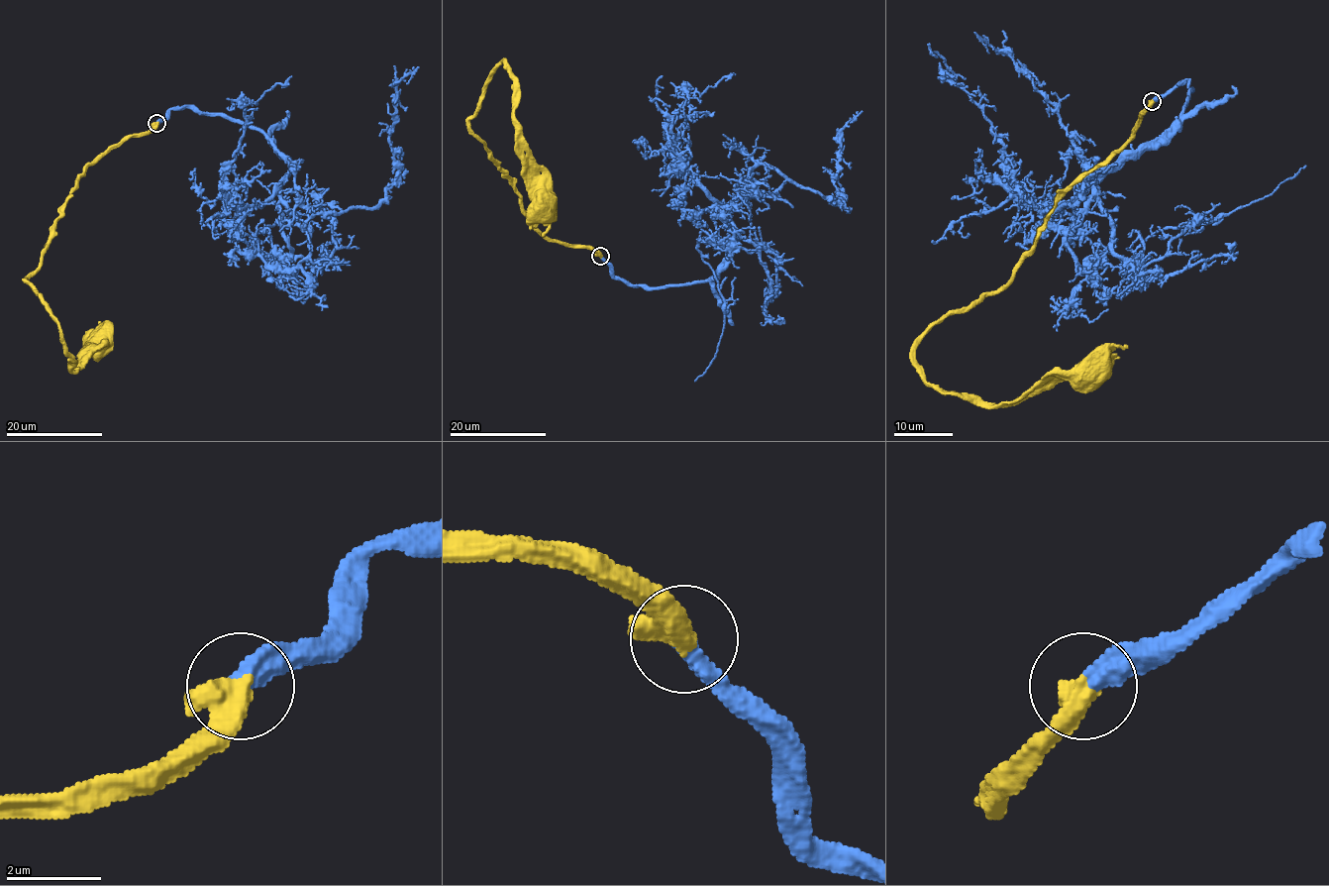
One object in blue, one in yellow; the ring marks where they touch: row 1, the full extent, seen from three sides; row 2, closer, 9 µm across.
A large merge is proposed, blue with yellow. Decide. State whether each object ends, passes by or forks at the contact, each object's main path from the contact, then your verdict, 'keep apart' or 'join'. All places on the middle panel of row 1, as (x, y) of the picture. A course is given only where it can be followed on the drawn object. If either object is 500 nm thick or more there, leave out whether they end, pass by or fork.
blue ends; yellow passes by; course blue (600, 257), (643, 287), (706, 281), (735, 241), (724, 210), (760, 165), (843, 198), (840, 136), (862, 110); course yellow (600, 255), (551, 241), (529, 221), (469, 129), (485, 80), (502, 62), (512, 73), (516, 147), (545, 201); join

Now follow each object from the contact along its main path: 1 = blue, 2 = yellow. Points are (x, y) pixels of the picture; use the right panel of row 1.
1: (1153, 101), (1191, 88), (1074, 223), (1052, 224), (1040, 212), (1081, 191), (1081, 157), (973, 32)
2: (1152, 101), (1057, 202), (1014, 276), (914, 350), (928, 383), (981, 402), (1084, 376)

